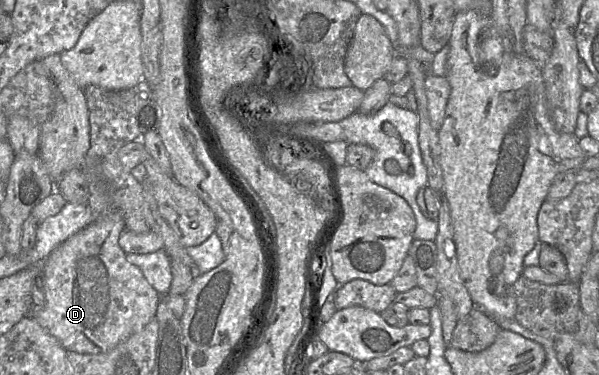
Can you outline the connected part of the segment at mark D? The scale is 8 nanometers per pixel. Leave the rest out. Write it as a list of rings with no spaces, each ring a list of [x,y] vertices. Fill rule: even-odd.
[[[120,212],[102,214],[56,247],[44,261],[45,303],[41,307],[33,306],[29,314],[68,352],[106,353],[155,318],[161,295],[149,284],[142,271],[127,260],[126,253],[120,248],[118,239],[124,230],[125,222]]]

